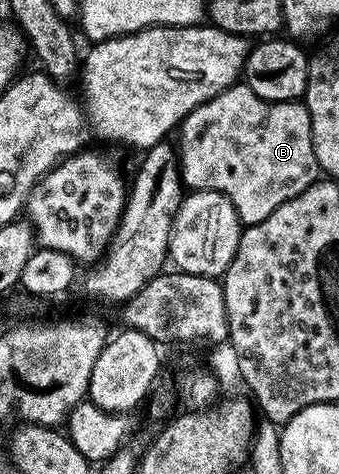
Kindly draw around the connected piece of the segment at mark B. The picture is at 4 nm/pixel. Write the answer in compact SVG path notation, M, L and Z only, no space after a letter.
M234 84L227 87L223 92L219 92L219 96L215 96L203 104L199 104L199 108L192 110L181 122L179 127L180 134L179 161L181 164L182 183L190 191L214 190L223 196L227 196L227 200L231 200L235 212L241 217L241 221L245 226L254 226L255 224L259 224L259 220L267 220L267 216L271 216L271 212L275 212L275 208L279 208L279 204L283 204L287 200L299 196L299 192L306 190L311 183L318 181L319 178L317 161L315 160L315 144L311 144L311 116L307 112L304 101L301 100L296 102L268 102L259 96L255 96L255 92L251 92L249 86Z

